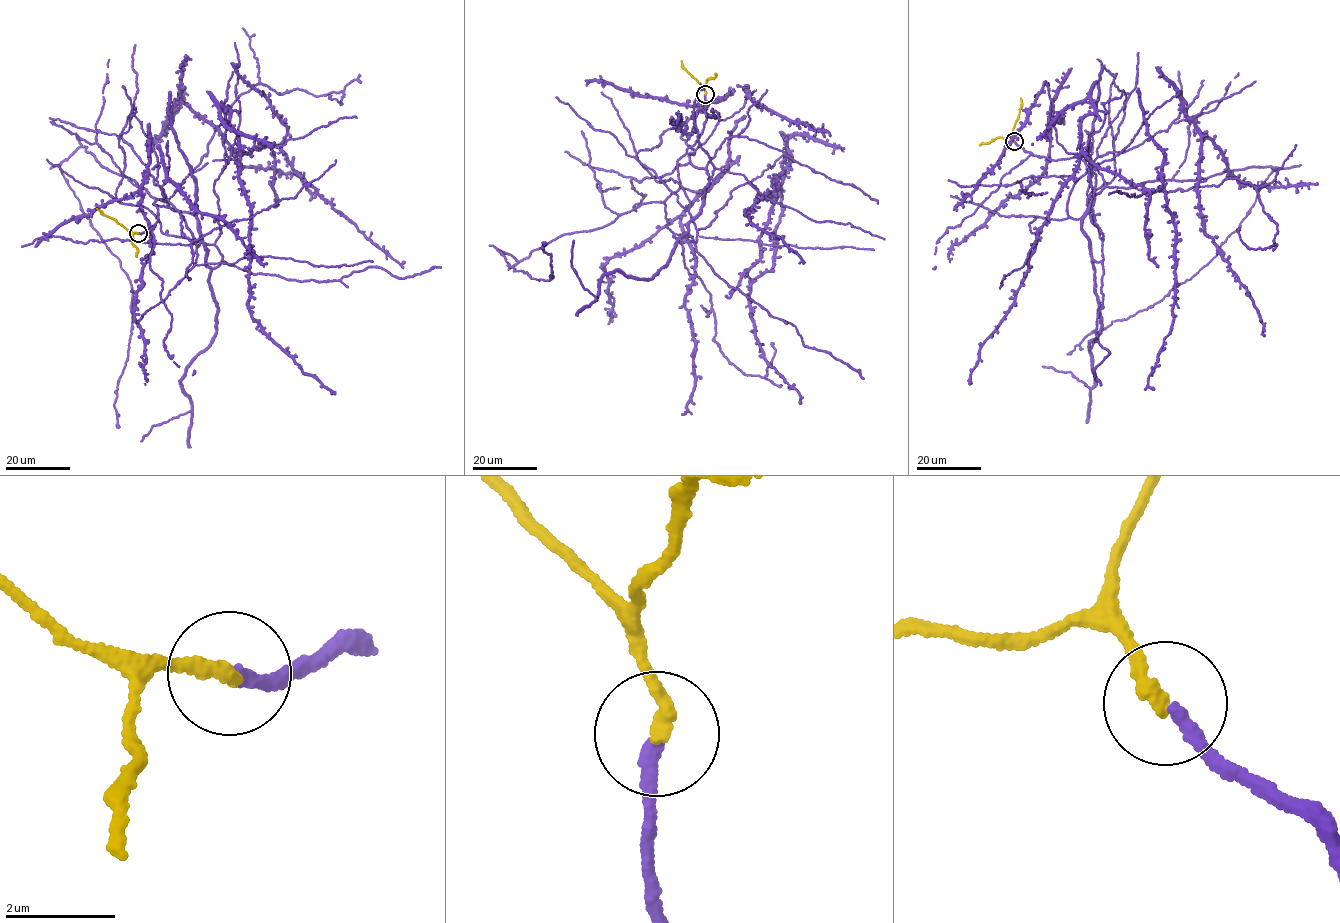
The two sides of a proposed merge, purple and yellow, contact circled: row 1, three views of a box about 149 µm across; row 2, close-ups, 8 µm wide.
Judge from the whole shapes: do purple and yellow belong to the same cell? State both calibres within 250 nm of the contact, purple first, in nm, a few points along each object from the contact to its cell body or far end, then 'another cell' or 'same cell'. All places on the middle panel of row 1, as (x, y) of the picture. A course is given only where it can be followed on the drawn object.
280/260 nm | purple via (705, 94), (677, 166), (704, 195), (689, 233), (735, 187), (780, 193), (772, 265), (747, 297), (801, 404) | yellow via (705, 94), (701, 84), (684, 69), (681, 60) | same cell

